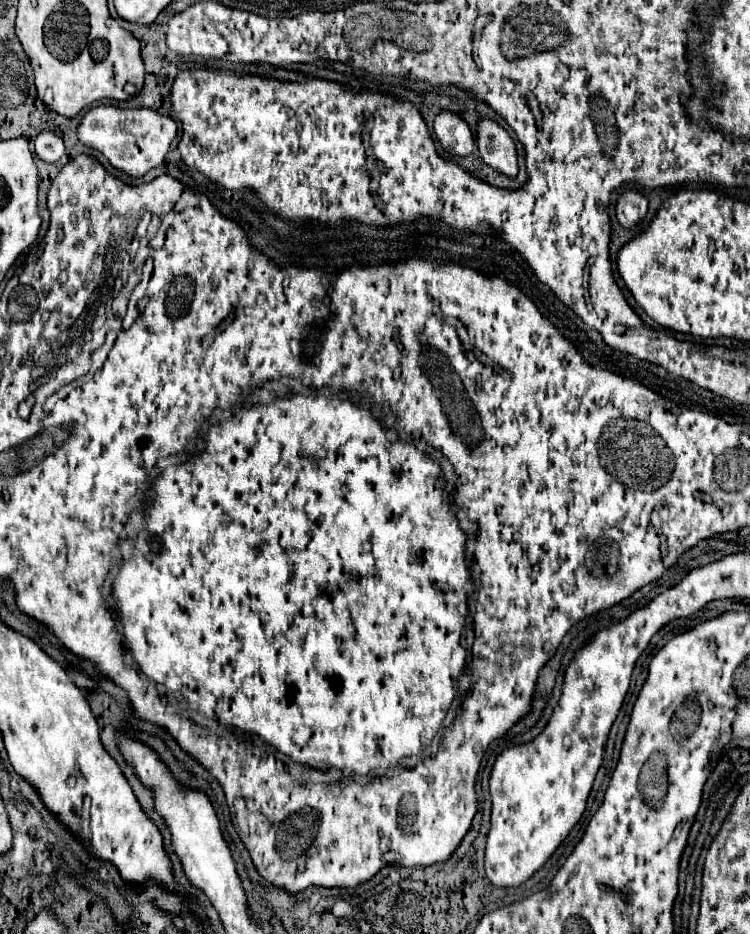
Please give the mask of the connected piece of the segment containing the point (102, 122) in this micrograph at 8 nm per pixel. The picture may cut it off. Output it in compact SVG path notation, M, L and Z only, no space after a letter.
M99 105L87 111L77 135L85 147L103 153L115 169L121 169L131 177L143 177L163 163L169 145L177 135L177 123L171 115L159 115L153 109L117 109Z

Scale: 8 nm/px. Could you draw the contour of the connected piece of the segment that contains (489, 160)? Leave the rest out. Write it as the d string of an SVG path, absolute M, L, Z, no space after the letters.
M485 117L477 121L477 149L481 159L501 173L505 173L507 165L513 165L513 157L517 157L515 143L509 133L497 121Z

